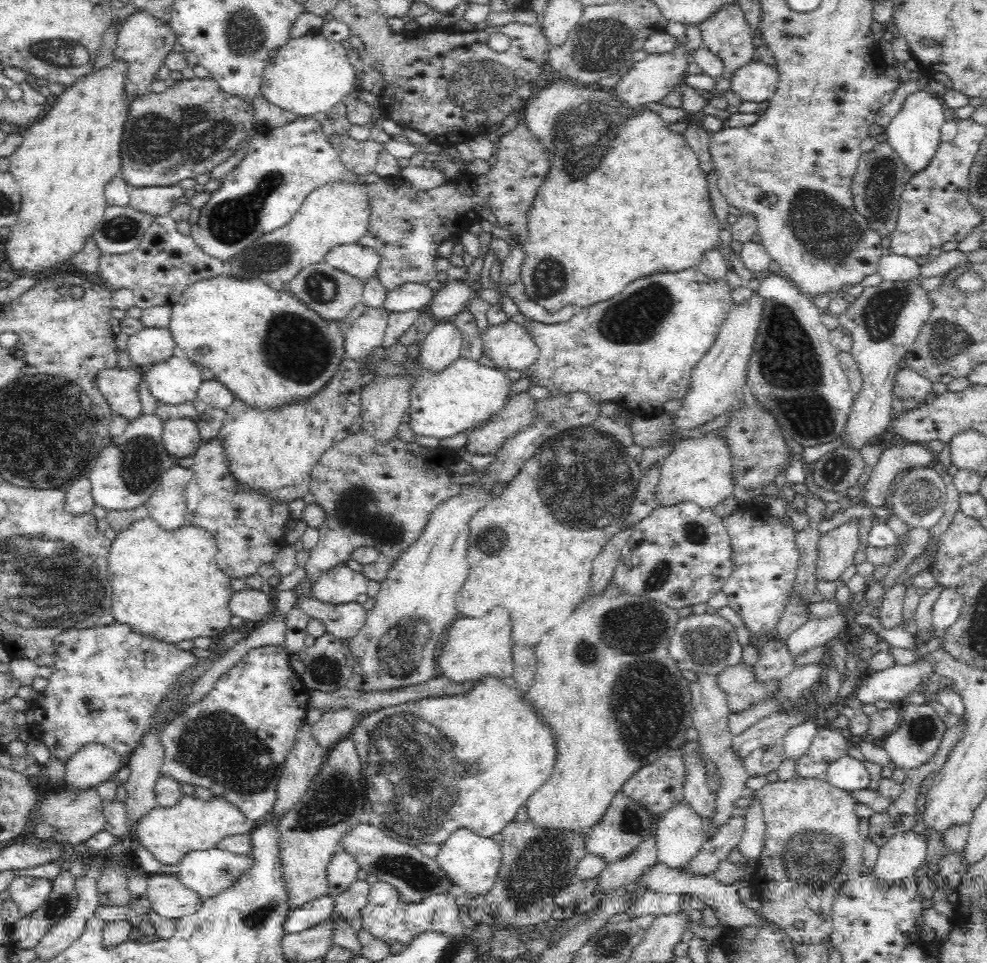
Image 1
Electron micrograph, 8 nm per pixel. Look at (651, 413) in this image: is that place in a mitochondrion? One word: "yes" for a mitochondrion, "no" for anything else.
no

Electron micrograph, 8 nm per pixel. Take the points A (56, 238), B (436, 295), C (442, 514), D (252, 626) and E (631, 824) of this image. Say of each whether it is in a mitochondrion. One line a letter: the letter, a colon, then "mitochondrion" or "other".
A: other
B: other
C: other
D: other
E: mitochondrion

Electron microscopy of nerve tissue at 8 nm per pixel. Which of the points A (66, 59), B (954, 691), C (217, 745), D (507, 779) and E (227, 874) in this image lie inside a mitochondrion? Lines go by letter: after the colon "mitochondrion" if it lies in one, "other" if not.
A: mitochondrion
B: other
C: mitochondrion
D: other
E: mitochondrion

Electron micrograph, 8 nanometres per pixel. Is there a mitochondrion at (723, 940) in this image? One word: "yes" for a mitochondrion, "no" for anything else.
no

